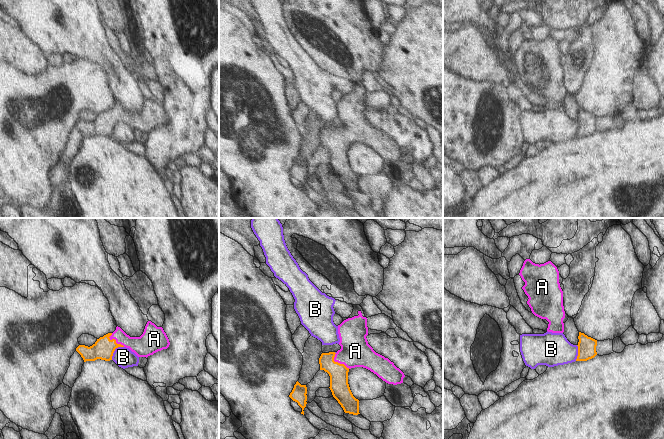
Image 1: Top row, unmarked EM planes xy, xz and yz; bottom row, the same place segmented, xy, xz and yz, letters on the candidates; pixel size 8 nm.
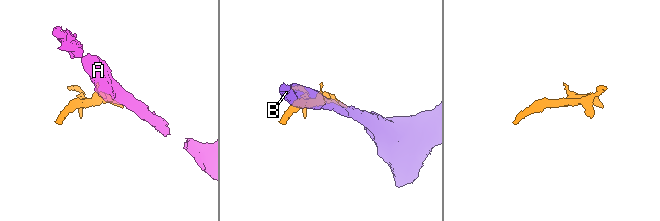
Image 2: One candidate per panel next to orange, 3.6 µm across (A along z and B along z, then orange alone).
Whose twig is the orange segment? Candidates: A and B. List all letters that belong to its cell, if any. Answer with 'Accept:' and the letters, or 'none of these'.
Accept: A.

